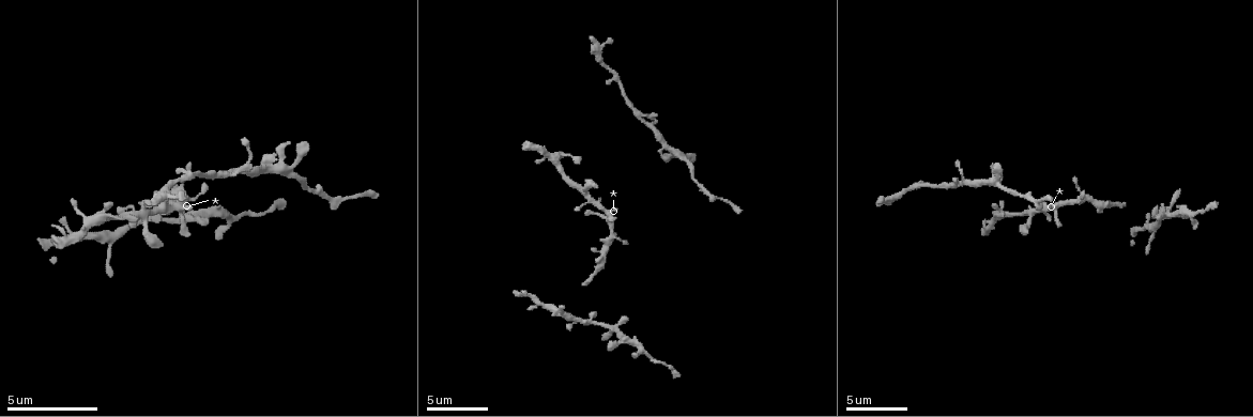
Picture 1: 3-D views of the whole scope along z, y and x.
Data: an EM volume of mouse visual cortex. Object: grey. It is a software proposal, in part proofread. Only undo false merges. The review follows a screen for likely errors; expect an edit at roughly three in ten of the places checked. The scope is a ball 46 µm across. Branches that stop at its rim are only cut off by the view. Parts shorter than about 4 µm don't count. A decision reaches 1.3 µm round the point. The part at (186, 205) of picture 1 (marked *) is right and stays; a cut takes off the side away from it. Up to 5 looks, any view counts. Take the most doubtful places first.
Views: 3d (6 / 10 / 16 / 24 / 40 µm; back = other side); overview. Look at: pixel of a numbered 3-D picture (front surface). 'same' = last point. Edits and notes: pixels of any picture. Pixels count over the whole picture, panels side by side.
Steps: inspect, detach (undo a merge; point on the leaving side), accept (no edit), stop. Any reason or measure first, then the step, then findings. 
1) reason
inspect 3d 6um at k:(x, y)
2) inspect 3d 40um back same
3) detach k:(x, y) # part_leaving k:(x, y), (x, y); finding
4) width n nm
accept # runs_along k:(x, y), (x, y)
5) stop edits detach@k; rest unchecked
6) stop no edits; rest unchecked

a fork
inspect 3d 6um at 1:(592, 321)

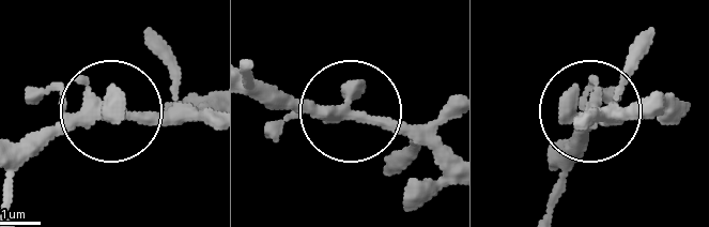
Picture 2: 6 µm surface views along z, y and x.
inspect 3d 6um back at 2:(347, 113)

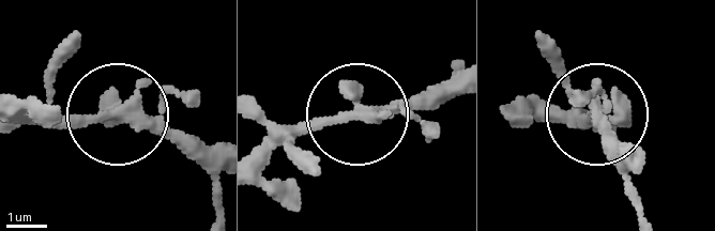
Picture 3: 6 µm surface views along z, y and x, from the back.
width 320 nm
accept # all the same neuron

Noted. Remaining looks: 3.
four arms meet
inspect 3d 10um at 1:(273, 169)

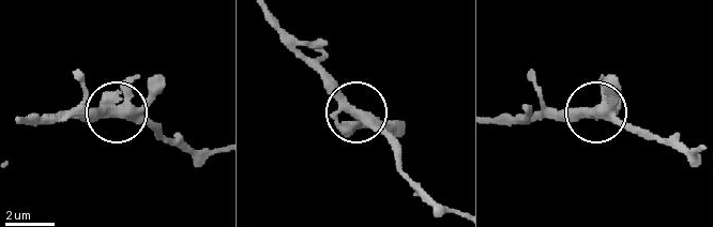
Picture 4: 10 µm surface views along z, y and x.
accept # one neuron here

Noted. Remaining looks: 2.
three arms meet
inspect 3d 10um at 1:(234, 215)

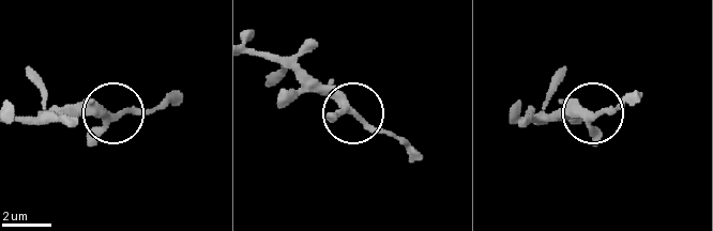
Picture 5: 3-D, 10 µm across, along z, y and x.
inspect 3d 6um at 5:(112, 115)

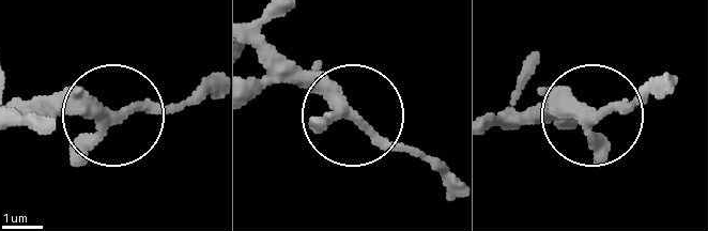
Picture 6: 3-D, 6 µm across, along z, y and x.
accept # continuous, no second neuron

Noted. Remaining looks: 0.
stop no edits; rest unchecked

